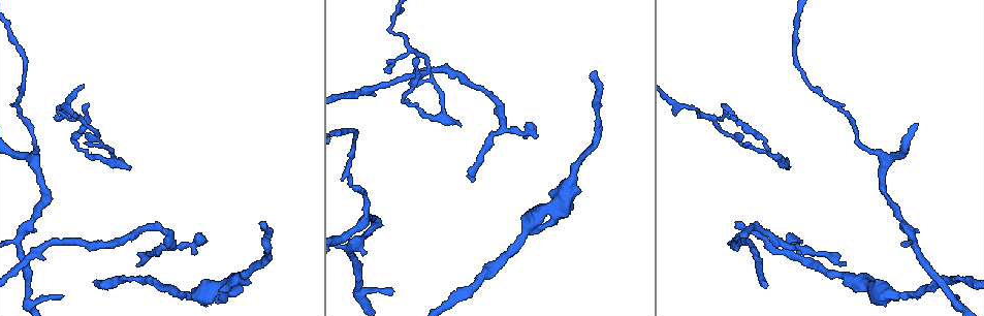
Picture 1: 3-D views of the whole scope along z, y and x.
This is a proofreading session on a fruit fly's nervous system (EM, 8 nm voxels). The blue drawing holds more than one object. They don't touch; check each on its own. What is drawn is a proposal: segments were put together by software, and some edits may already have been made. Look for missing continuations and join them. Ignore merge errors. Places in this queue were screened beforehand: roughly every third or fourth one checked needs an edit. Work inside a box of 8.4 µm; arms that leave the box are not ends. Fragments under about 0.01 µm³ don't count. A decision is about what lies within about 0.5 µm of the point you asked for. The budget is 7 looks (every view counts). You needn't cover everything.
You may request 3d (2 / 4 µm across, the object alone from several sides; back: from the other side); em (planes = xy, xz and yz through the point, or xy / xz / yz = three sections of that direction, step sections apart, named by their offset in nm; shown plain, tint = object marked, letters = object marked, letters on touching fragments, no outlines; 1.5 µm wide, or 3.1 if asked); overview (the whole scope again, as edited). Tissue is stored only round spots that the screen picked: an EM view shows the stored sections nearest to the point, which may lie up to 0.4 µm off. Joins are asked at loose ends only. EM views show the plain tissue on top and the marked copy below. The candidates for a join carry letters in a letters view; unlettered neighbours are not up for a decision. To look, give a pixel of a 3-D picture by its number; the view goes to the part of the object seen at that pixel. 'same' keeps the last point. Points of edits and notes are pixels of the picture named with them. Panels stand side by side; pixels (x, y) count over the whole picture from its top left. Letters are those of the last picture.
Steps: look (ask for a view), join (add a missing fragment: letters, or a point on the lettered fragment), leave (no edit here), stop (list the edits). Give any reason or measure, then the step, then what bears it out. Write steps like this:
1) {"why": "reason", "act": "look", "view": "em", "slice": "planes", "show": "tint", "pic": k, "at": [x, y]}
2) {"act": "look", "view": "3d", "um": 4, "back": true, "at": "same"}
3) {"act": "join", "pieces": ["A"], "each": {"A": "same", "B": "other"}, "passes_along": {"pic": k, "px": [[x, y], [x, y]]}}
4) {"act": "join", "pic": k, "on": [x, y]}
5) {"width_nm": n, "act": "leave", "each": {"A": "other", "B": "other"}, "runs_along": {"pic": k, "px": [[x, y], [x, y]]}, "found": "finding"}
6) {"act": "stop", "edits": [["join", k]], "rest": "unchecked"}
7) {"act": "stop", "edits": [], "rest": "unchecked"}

{"why": "an open end", "act": "look", "view": "em", "slice": "yz", "step": 4, "show": "tint", "pic": 1, "at": [391, 295]}

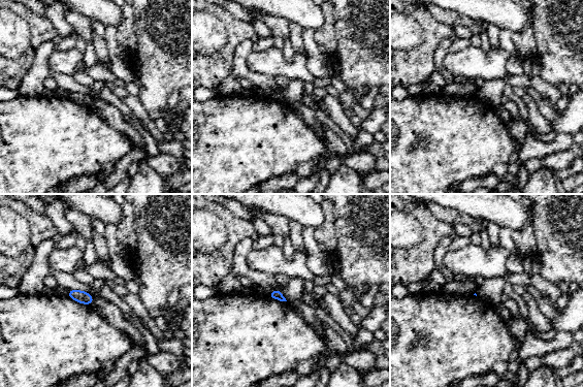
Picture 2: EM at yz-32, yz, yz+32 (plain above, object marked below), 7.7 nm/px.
{"act": "look", "view": "em", "slice": "planes", "show": "letters", "at": "same"}

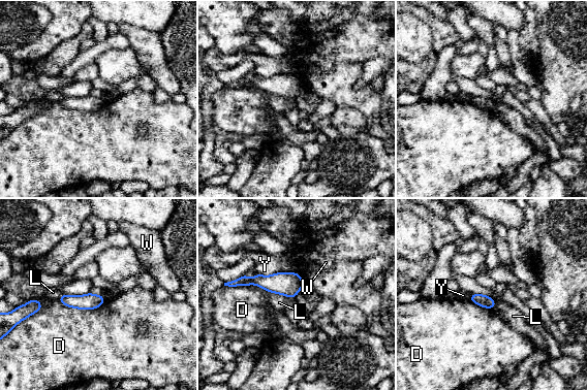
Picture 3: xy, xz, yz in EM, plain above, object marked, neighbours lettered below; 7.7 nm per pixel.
{"act": "leave", "each": {"D": "other", "L": "other", "W": "other", "Y": "other"}, "found": "no lettered fragment goes on from it"}

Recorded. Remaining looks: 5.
{"why": "branch stops here", "act": "look", "view": "3d", "um": 4, "pic": 1, "at": [458, 124]}

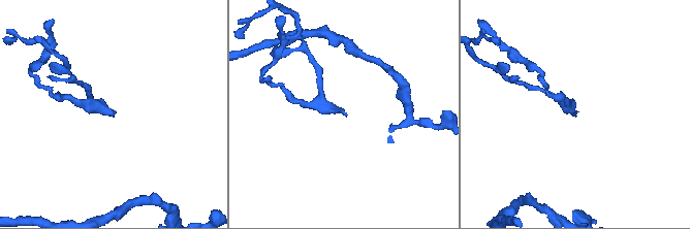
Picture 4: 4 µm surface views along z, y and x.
{"act": "look", "view": "em", "slice": "yz", "step": 4, "show": "letters", "pic": 4, "at": [575, 116]}

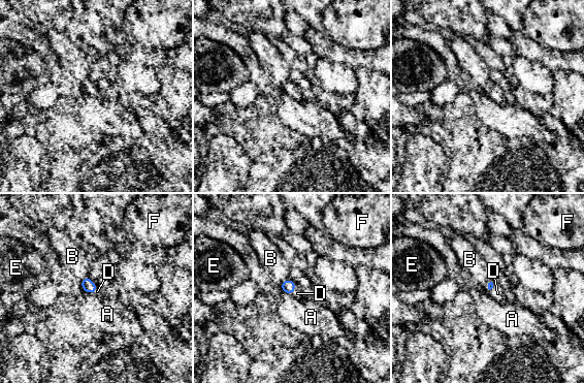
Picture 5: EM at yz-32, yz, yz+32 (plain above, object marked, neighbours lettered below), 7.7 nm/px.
{"act": "look", "view": "em", "slice": "planes", "show": "letters", "at": "same"}

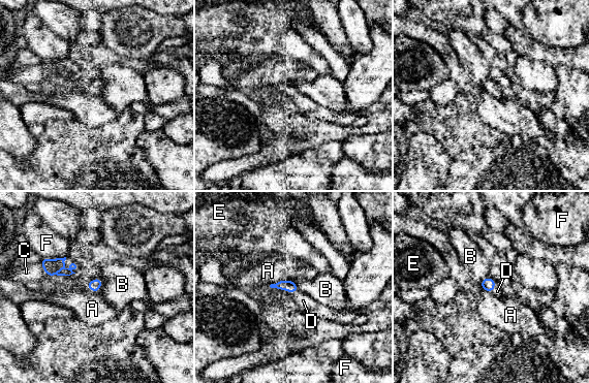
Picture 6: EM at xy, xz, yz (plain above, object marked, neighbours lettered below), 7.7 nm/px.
{"act": "join", "pieces": ["D"], "each": {"A": "other", "B": "other", "C": "other", "D": "same", "E": "other", "F": "other"}, "found": "it goes on there"}

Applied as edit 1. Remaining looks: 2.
{"why": "branch stops here", "act": "look", "view": "em", "slice": "planes", "show": "letters", "pic": 1, "at": [58, 119]}

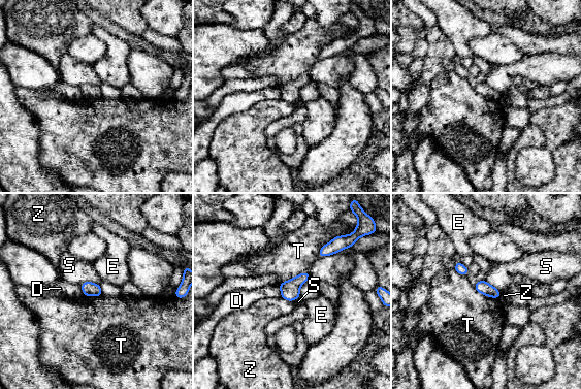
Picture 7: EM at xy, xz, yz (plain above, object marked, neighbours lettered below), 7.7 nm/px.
{"act": "leave", "each": {"D": "other", "E": "other", "S": "other", "T": "other", "Z": "other"}, "border": {"pic": 7, "px": [[309, 271], [298, 273], [278, 285]]}, "found": "no lettered fragment goes on from it"}

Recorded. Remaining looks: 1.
{"act": "stop", "edits": [["join", 6]], "rest": "unchecked"}

